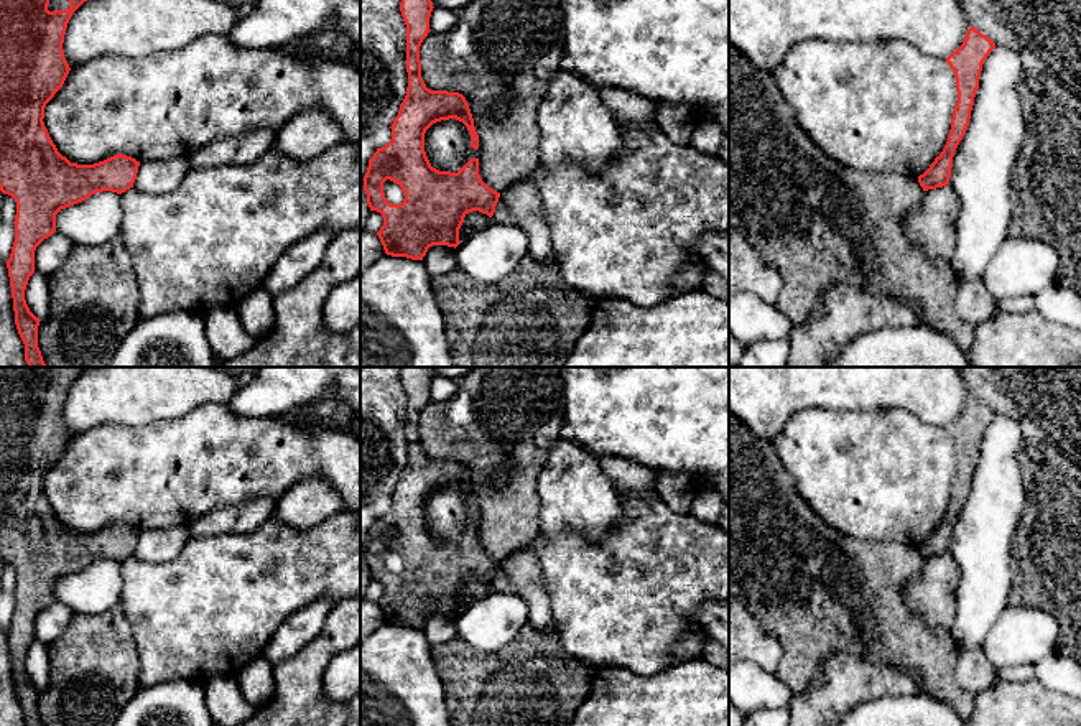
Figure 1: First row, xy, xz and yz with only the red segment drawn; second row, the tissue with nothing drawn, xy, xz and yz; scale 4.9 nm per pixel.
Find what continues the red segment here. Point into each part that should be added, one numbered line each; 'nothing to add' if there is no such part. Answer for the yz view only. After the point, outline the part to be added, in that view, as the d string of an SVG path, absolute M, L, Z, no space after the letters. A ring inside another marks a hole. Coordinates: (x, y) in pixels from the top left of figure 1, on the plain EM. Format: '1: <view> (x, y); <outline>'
nothing to add

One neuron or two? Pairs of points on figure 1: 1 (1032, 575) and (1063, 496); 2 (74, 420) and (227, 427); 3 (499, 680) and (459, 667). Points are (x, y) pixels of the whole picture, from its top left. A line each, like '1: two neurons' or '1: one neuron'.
1: one neuron
2: two neurons
3: one neuron

